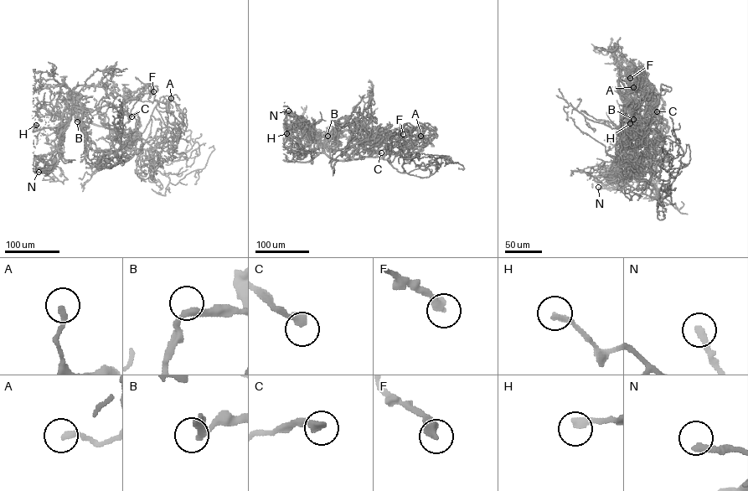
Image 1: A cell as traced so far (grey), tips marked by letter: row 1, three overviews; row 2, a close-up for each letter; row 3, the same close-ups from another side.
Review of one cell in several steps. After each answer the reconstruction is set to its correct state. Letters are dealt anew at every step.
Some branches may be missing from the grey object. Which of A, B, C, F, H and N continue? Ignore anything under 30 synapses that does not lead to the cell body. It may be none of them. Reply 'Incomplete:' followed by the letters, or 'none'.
Incomplete: none

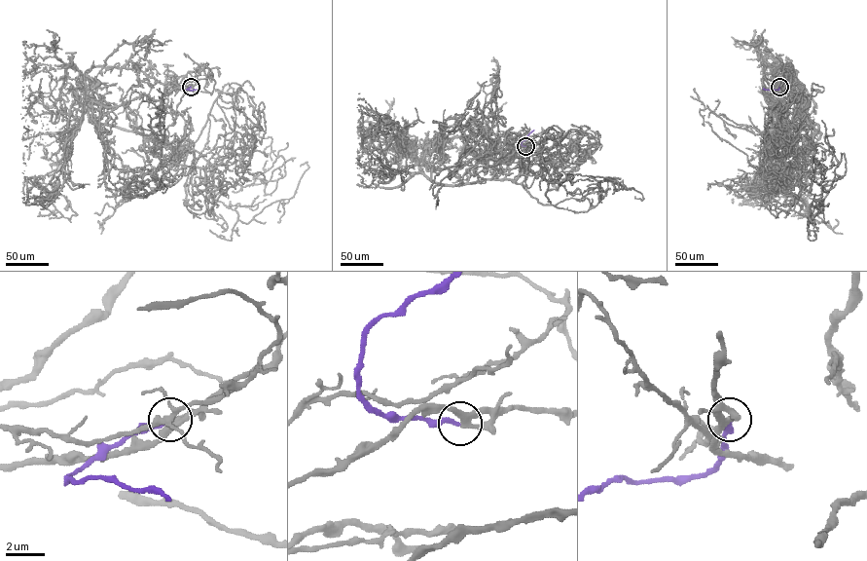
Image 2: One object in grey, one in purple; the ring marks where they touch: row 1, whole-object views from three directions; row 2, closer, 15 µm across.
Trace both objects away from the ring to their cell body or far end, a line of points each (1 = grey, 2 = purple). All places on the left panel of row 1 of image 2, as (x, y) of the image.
1: (191, 87), (162, 97), (162, 142), (216, 167), (210, 197), (238, 219), (292, 198), (300, 166)
2: (191, 87), (187, 90), (198, 89)

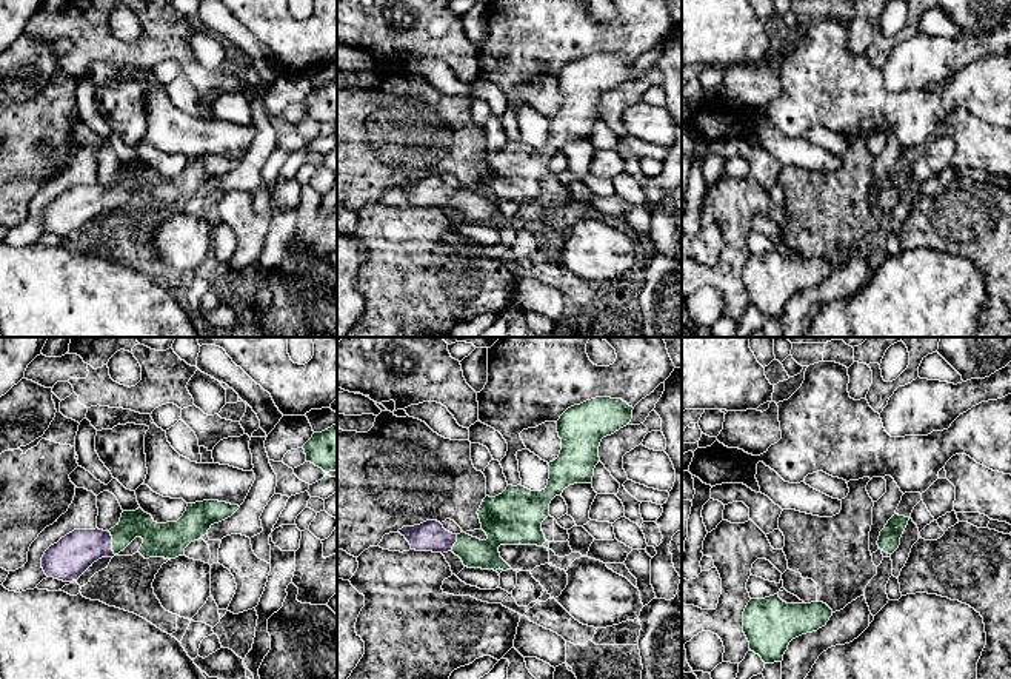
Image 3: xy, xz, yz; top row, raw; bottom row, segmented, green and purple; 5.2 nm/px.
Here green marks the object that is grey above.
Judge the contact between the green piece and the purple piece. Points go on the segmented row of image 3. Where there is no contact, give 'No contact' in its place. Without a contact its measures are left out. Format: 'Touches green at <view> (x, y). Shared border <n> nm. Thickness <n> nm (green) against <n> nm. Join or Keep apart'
Touches green at xy (113, 544). Shared border 130 nm. Thickness 180 nm (green) against 220 nm. Join

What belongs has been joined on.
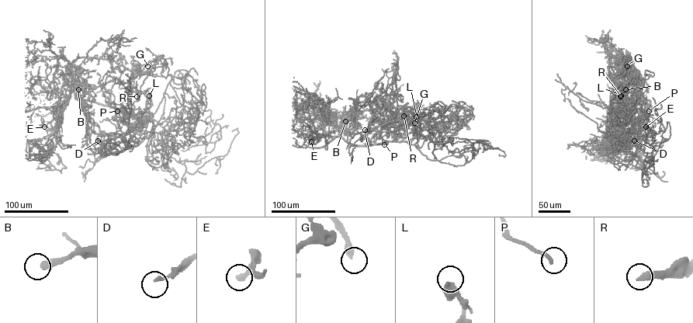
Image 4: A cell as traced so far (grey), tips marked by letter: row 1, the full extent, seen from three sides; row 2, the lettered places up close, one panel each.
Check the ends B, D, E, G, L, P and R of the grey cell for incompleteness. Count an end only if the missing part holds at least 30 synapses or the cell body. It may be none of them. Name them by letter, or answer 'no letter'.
L, P, R

